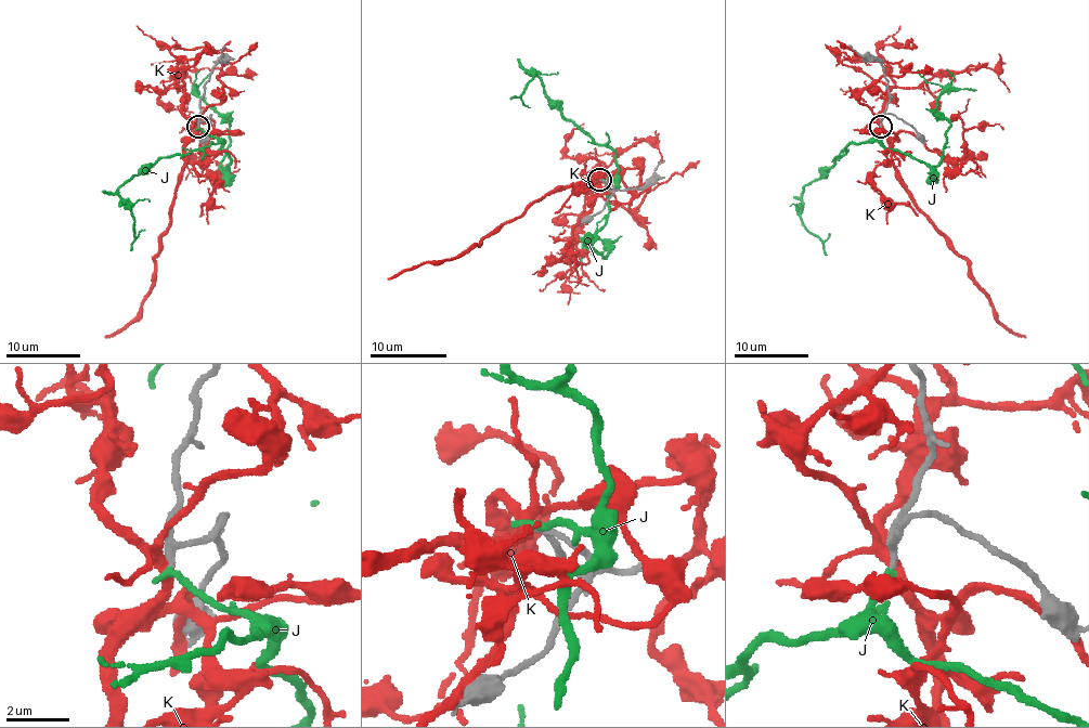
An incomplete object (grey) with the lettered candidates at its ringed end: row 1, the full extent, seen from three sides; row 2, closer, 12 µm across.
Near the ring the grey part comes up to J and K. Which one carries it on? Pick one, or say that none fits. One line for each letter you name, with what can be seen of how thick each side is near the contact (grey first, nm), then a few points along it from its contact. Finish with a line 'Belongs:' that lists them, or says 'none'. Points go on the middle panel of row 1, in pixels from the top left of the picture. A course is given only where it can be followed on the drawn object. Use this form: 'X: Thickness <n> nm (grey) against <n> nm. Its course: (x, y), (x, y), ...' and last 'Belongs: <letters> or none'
J: Thickness 200 nm (grey) against 260 nm. Its course: (599, 180), (614, 179), (616, 152), (564, 115), (541, 80), (527, 73), (531, 72), (521, 94), (510, 100)
Belongs: J

